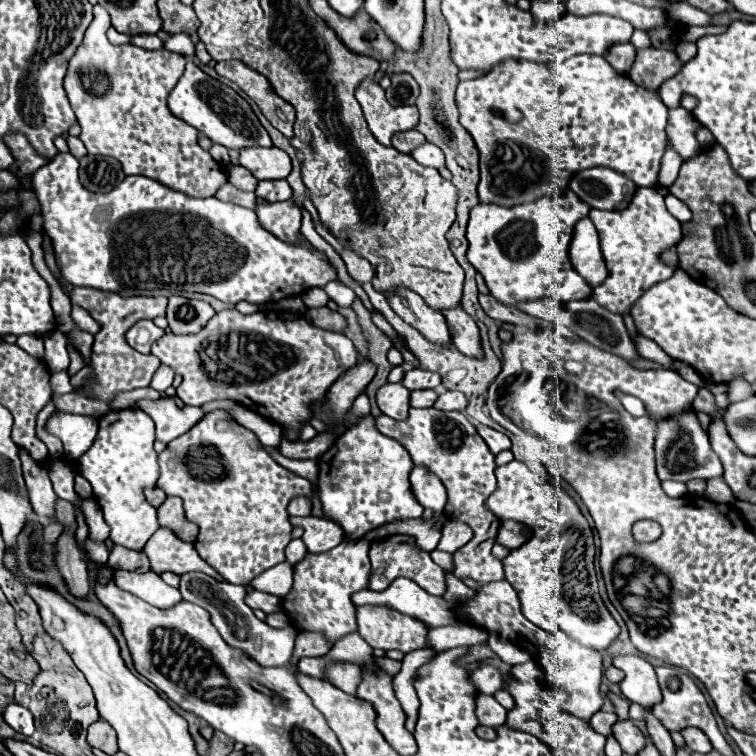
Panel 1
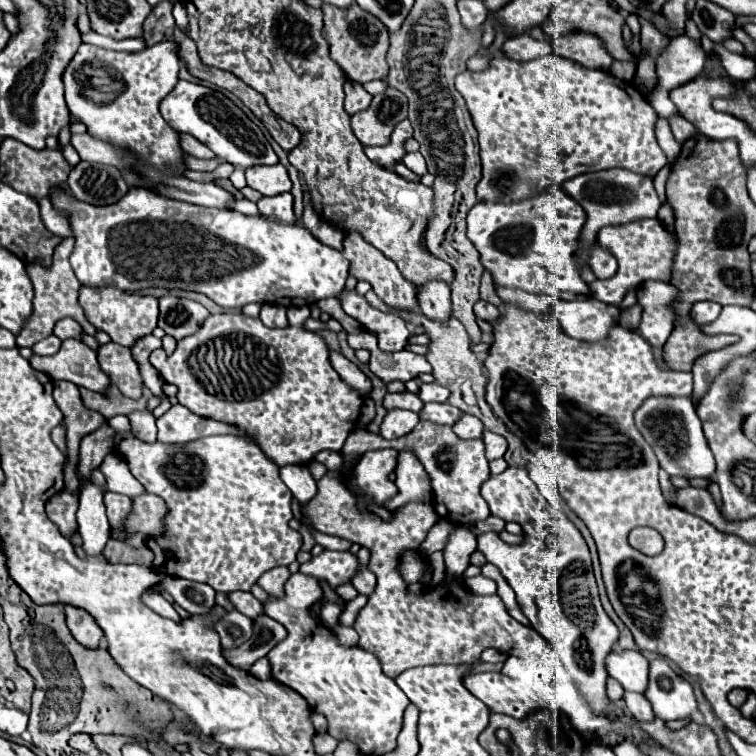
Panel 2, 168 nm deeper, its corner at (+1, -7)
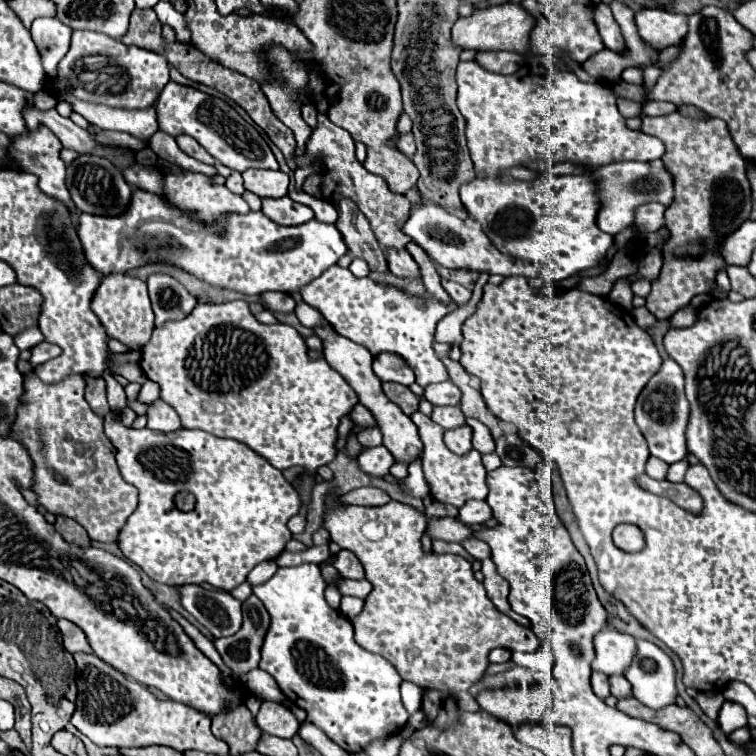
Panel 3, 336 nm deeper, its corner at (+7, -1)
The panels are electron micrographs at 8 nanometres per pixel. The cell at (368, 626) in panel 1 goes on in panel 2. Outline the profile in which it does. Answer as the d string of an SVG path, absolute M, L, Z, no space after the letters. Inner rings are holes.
M328 471L318 481L318 495L308 503L306 515L310 515L314 529L358 543L372 553L370 571L376 575L378 585L354 623L354 629L360 635L358 645L374 653L380 659L384 673L392 679L396 679L402 671L420 665L450 663L476 667L480 663L480 653L488 647L498 649L509 657L524 659L524 673L510 679L524 683L528 695L536 697L536 711L548 709L554 715L548 725L552 747L556 747L557 742L557 746L560 745L561 734L566 739L570 737L573 727L567 716L569 709L587 709L587 713L594 711L588 707L586 699L578 695L572 673L566 673L564 661L542 635L512 619L498 595L474 595L464 585L464 571L470 565L470 555L476 551L476 535L466 527L458 527L446 545L448 579L438 587L412 595L408 583L398 571L398 565L408 549L416 551L420 547L430 527L440 519L438 513L430 503L406 503L392 513L390 521L382 521L378 515L358 509L354 493L350 493L346 483L342 483L340 475L340 471Z

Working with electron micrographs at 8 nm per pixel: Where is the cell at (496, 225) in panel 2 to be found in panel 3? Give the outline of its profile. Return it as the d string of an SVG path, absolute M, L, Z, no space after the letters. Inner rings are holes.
M550 171L542 173L534 181L502 181L502 179L474 179L460 187L460 199L474 221L478 221L488 233L488 239L496 249L508 253L514 259L528 261L530 265L544 267L542 279L548 283L558 283L572 277L578 271L592 269L606 259L612 247L612 235L604 233L596 225L596 213L600 209L594 181L584 175L554 175Z

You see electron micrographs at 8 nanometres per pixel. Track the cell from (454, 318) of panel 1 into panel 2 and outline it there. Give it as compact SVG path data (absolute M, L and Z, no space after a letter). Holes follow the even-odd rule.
M428 281L416 291L420 311L430 319L448 319L450 311L450 287L444 281Z

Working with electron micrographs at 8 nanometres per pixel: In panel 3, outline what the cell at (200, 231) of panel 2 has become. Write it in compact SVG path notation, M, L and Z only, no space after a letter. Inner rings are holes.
M144 189L132 191L132 201L128 209L116 217L92 215L82 213L78 237L84 249L86 261L102 275L108 273L128 273L148 263L166 263L176 265L210 287L218 289L232 289L244 295L258 295L262 291L280 291L280 293L298 293L308 281L320 277L328 267L336 265L342 255L346 255L346 245L342 235L336 231L334 225L320 223L316 219L306 221L304 225L282 227L274 221L268 221L262 211L250 211L246 215L226 213L212 225L202 223L196 211L182 211L176 209L166 197L148 193Z

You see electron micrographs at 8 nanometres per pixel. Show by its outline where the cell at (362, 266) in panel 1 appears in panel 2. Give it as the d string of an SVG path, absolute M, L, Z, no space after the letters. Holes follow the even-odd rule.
M348 231L344 235L344 249L342 253L350 259L350 273L356 279L364 279L372 285L372 289L376 291L376 295L390 307L394 309L410 309L410 311L418 311L418 301L416 301L416 291L414 285L410 281L406 281L402 277L402 273L398 271L396 263L390 261L382 251L378 251L376 247L372 247L358 231Z

